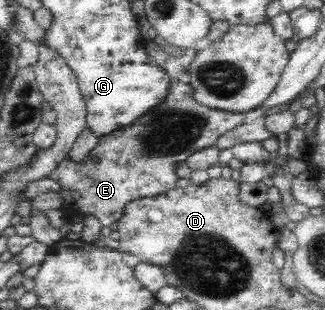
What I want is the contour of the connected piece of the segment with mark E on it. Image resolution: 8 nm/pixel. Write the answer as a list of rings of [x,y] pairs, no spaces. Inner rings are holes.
[[[171,80],[165,98],[157,106],[134,123],[102,135],[83,160],[76,162],[66,155],[47,178],[58,184],[60,209],[66,218],[80,213],[82,217],[97,219],[101,227],[108,227],[121,218],[127,203],[176,188],[178,163],[201,148],[216,145],[218,137],[243,123],[243,114],[204,107],[192,97],[189,84]]]

